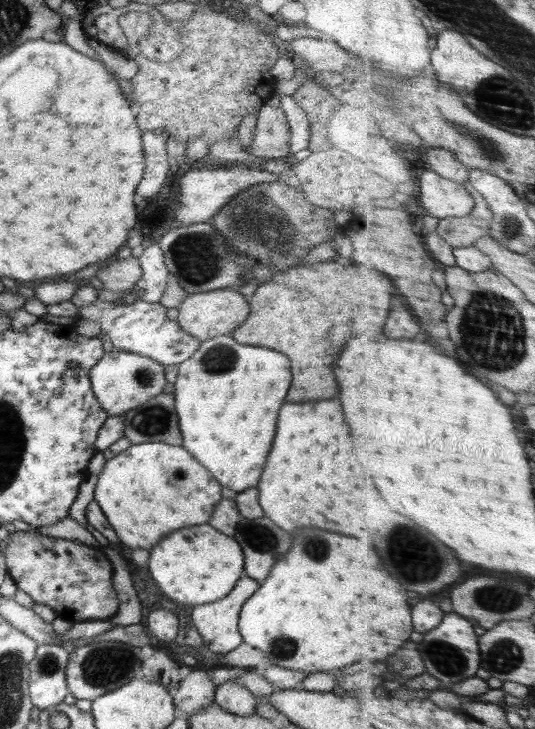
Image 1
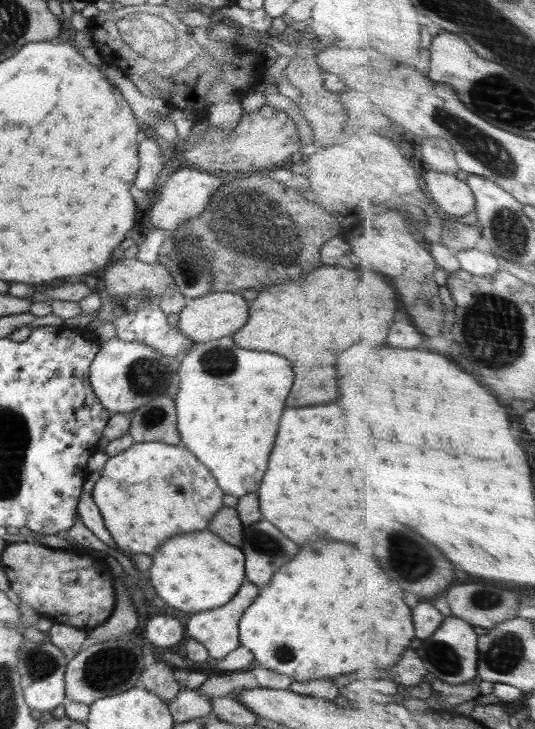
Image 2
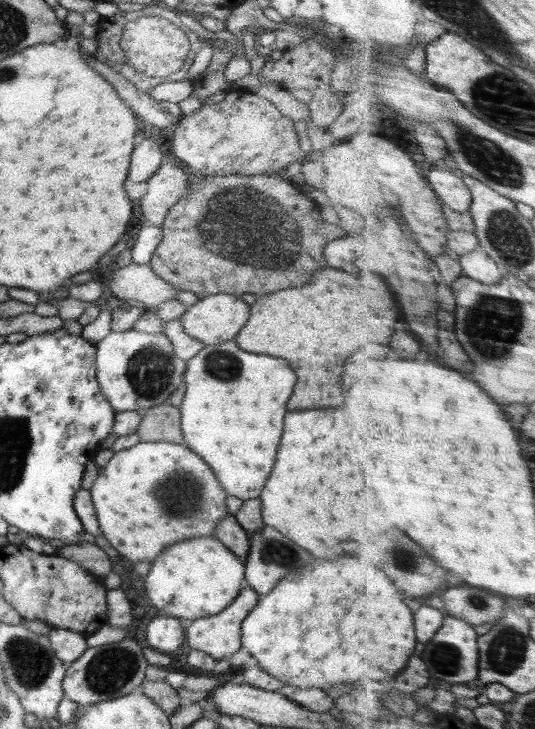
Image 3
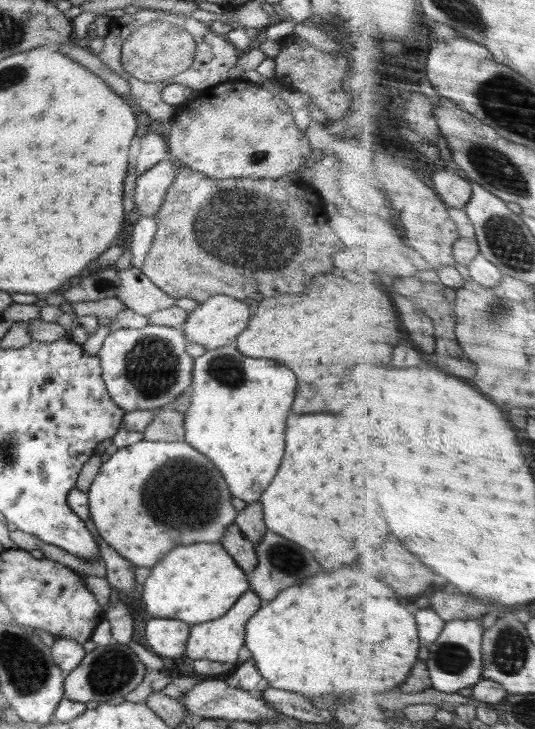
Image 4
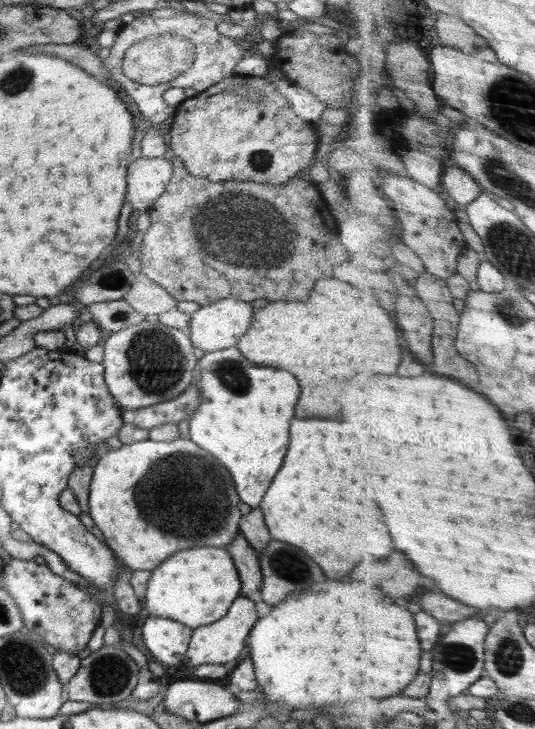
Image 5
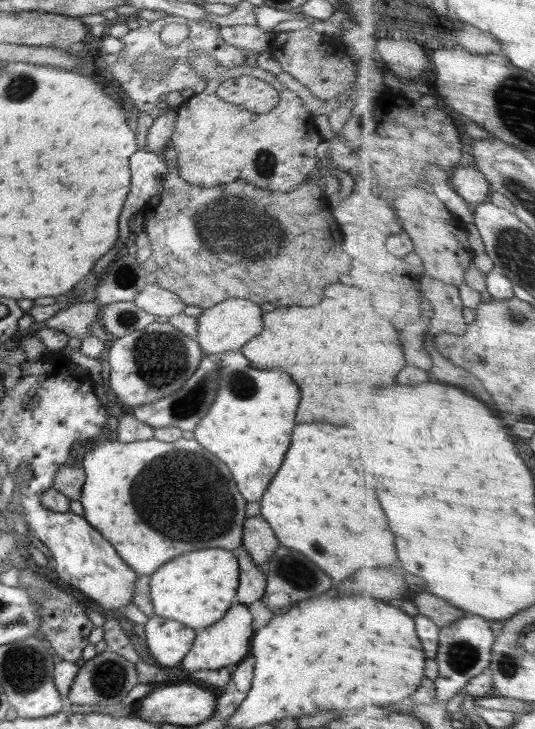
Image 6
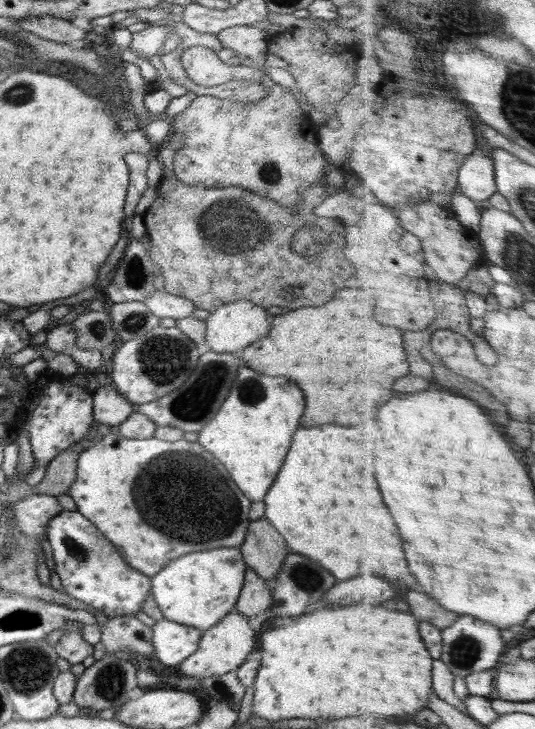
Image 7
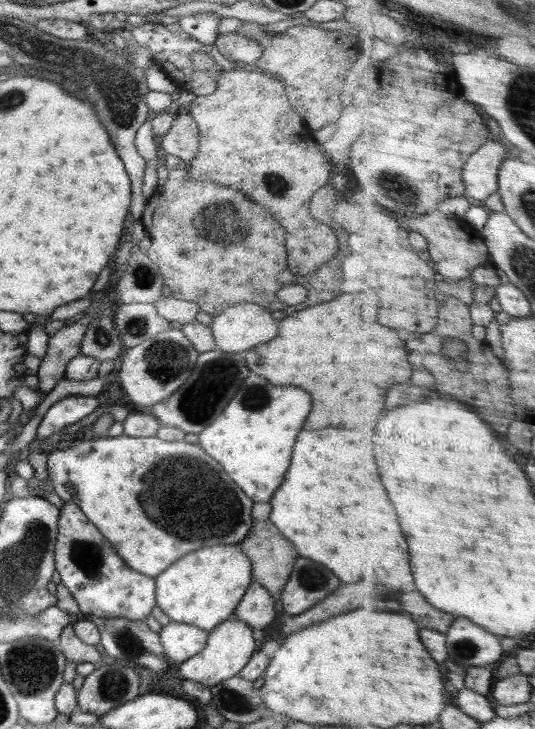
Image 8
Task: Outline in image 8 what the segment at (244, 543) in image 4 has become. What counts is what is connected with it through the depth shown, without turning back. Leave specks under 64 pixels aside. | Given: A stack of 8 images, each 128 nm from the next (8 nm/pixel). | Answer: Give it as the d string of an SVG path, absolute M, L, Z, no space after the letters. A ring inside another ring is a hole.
M253 580L234 610L233 618L248 624L252 630L264 628L276 616L274 606L268 589Z

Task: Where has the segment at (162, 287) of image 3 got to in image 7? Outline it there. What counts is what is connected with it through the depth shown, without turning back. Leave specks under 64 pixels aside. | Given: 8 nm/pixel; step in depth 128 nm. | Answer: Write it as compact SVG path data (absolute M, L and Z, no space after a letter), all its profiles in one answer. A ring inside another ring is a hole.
M158 289L152 295L148 295L143 304L158 319L172 318L177 321L191 316L195 310L192 300Z

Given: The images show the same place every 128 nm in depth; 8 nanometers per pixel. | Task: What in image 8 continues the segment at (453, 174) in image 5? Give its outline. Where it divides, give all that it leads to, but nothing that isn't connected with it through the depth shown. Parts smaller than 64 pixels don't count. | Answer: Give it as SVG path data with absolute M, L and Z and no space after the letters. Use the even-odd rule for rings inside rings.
M490 140L468 162L464 168L464 183L467 185L467 196L476 203L476 200L486 200L492 194L500 191L500 172L504 161L511 156L504 144Z

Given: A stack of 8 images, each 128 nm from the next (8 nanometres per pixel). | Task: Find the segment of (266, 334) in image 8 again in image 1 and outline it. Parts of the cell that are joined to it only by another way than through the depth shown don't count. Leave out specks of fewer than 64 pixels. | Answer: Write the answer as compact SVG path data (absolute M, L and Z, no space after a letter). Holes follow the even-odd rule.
M237 288L188 294L178 307L176 320L188 334L195 336L200 342L220 335L231 335L234 329L244 323L249 316L250 308L247 299Z

